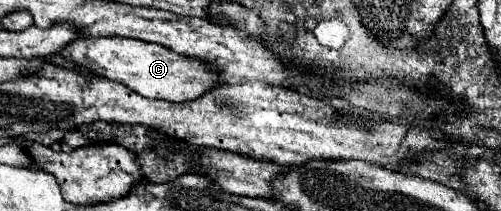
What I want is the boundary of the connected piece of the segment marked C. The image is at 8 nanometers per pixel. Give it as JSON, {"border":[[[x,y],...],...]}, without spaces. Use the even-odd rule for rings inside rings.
{"border":[[[78,37],[68,43],[58,55],[74,65],[80,65],[88,71],[94,71],[110,81],[122,83],[134,93],[140,93],[148,99],[166,99],[166,101],[190,101],[192,97],[200,97],[206,89],[220,85],[218,77],[212,69],[196,59],[184,57],[170,49],[164,49],[156,43],[146,43],[138,39],[126,37]]]}

